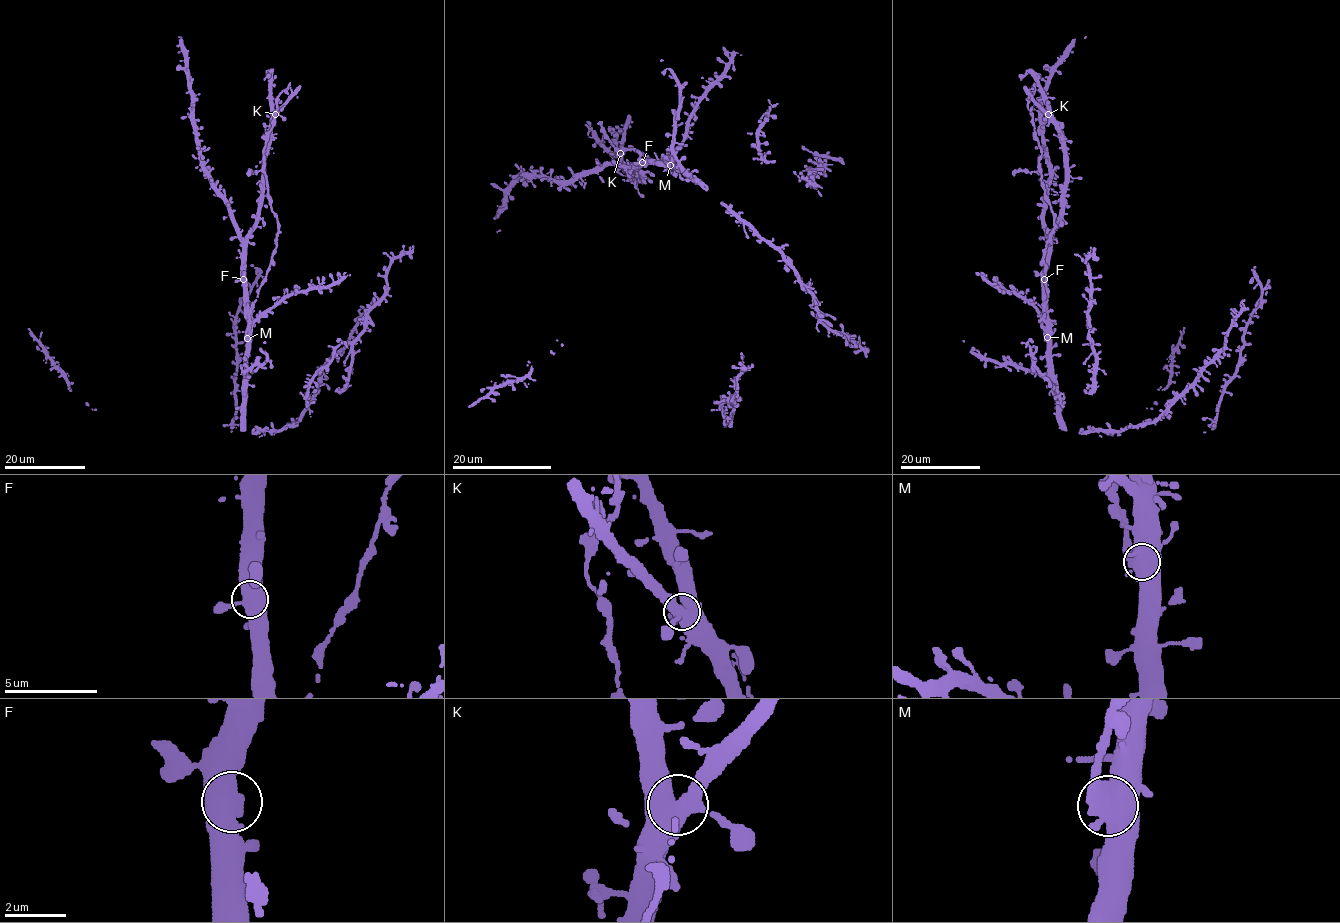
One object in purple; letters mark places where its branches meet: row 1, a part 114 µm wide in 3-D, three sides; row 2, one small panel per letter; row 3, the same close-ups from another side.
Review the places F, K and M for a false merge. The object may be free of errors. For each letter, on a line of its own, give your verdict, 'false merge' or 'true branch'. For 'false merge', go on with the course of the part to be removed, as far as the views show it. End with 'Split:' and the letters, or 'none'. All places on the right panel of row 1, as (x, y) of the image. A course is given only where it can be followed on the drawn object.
F: true branch
K: true branch
M: false merge; foreign part runs (1048, 337), (1042, 323), (1048, 297), (1044, 256), (1054, 216), (1028, 108), (1034, 82)
Split: M

